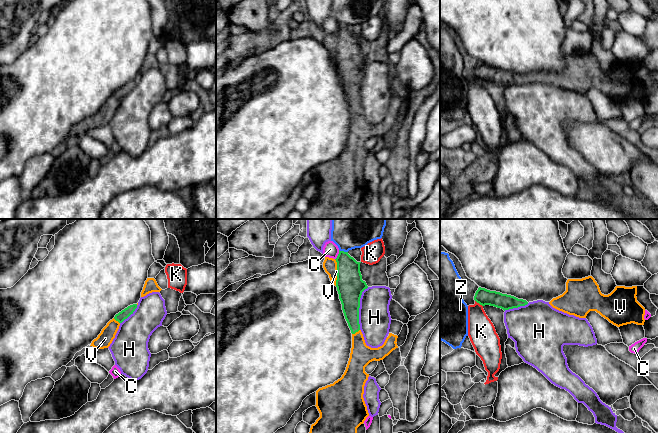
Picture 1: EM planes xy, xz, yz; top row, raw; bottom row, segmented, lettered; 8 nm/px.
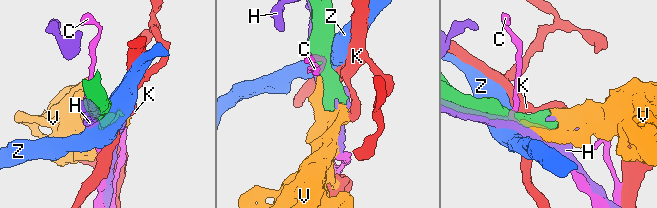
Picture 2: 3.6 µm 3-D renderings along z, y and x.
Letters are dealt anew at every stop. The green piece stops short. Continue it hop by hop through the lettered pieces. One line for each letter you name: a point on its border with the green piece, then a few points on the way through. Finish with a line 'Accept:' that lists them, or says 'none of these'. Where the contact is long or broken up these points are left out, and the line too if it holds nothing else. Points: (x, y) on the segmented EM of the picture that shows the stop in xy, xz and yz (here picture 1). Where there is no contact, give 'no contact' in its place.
V: xz (337, 272)
Accept: V

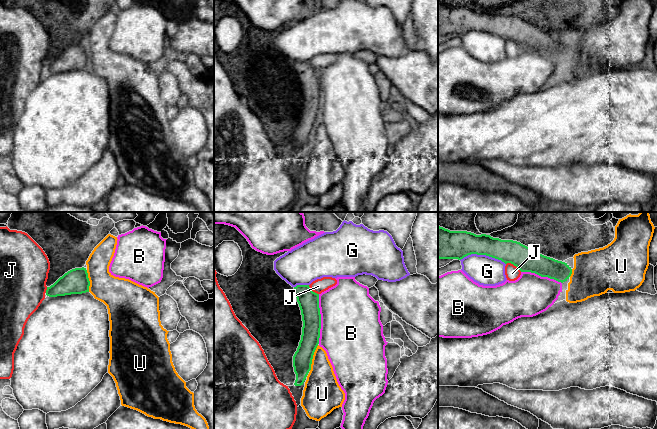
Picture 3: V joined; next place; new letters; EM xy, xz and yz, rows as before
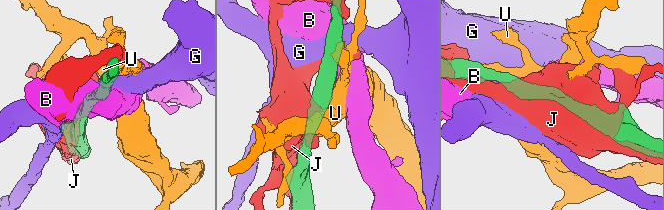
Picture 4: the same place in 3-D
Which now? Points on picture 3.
Accept: none of these

